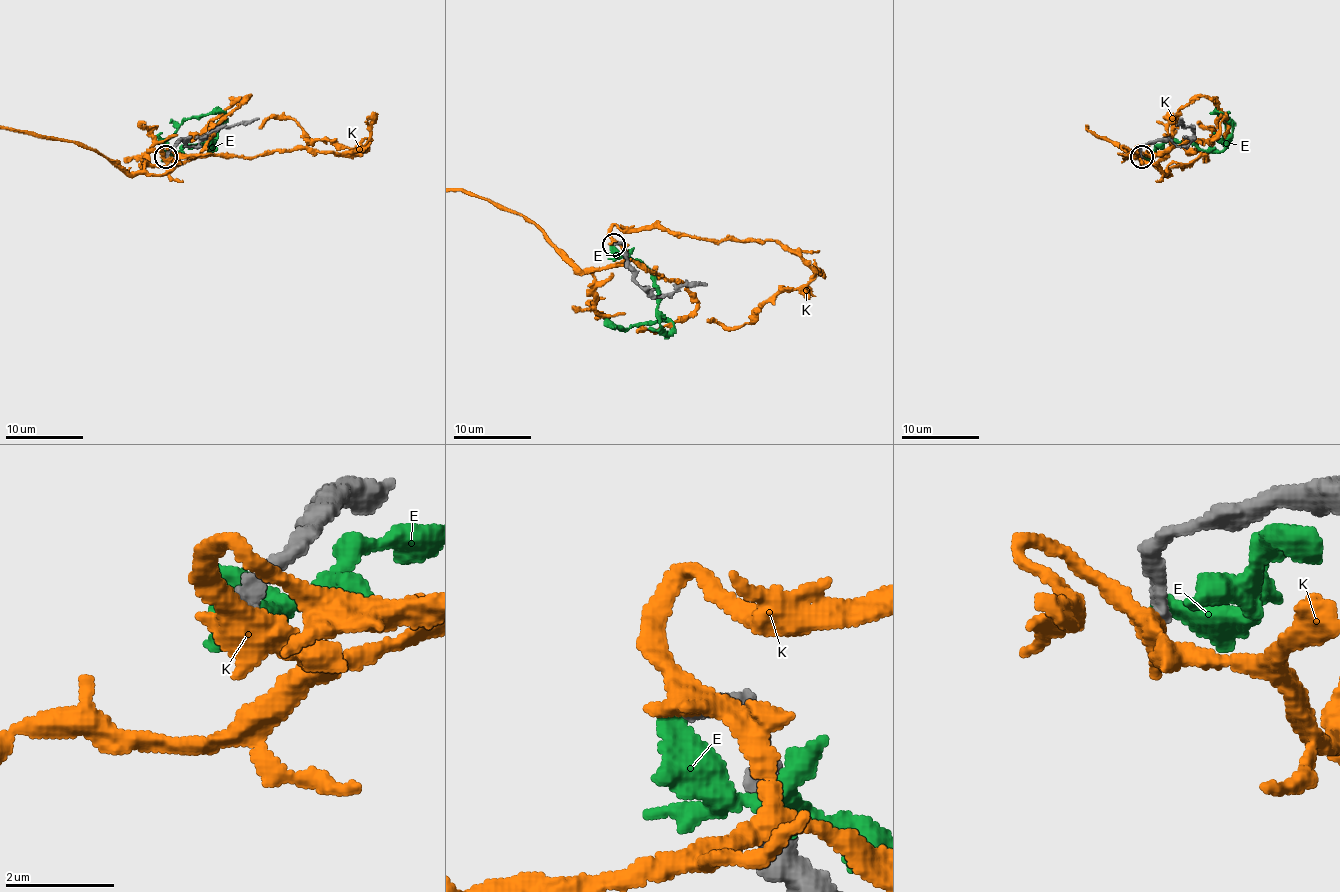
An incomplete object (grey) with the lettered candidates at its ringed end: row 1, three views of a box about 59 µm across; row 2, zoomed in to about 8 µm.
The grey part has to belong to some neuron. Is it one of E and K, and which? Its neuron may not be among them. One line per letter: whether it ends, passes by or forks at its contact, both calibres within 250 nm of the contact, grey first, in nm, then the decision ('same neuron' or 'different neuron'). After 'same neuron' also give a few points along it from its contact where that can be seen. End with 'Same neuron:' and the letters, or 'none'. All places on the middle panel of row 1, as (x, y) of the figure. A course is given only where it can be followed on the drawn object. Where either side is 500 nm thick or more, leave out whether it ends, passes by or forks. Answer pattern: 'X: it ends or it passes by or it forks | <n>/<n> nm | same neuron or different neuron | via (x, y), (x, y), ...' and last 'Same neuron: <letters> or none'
E: it ends | 300/400 nm | different neuron
K: it passes by | 280/480 nm | different neuron
Same neuron: none

